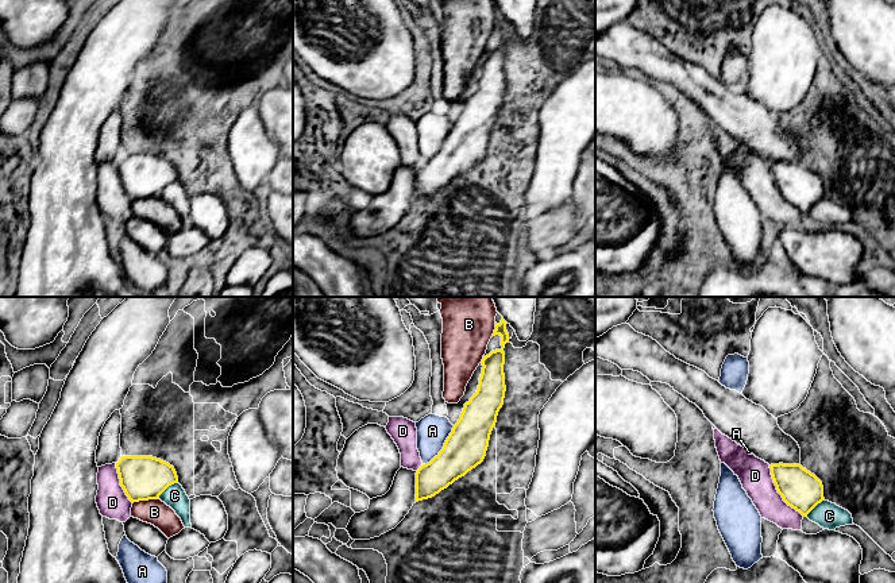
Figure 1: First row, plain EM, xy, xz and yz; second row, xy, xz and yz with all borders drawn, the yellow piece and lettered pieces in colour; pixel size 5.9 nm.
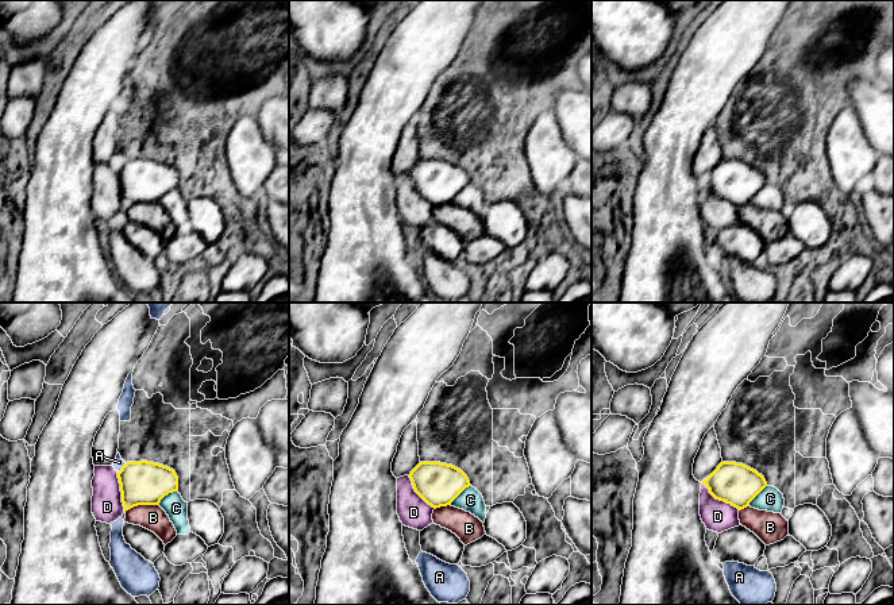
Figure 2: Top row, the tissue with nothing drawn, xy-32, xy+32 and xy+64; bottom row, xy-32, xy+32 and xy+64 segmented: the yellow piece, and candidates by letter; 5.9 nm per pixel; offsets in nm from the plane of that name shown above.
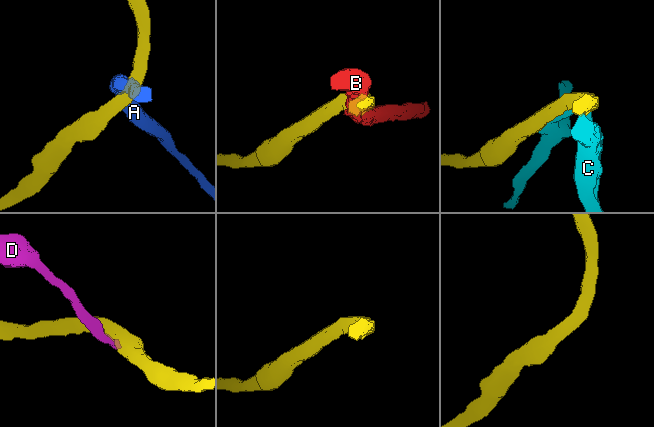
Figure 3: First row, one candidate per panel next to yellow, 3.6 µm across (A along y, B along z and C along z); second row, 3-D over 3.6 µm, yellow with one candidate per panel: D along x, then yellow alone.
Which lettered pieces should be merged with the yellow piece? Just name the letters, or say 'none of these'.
none of these

